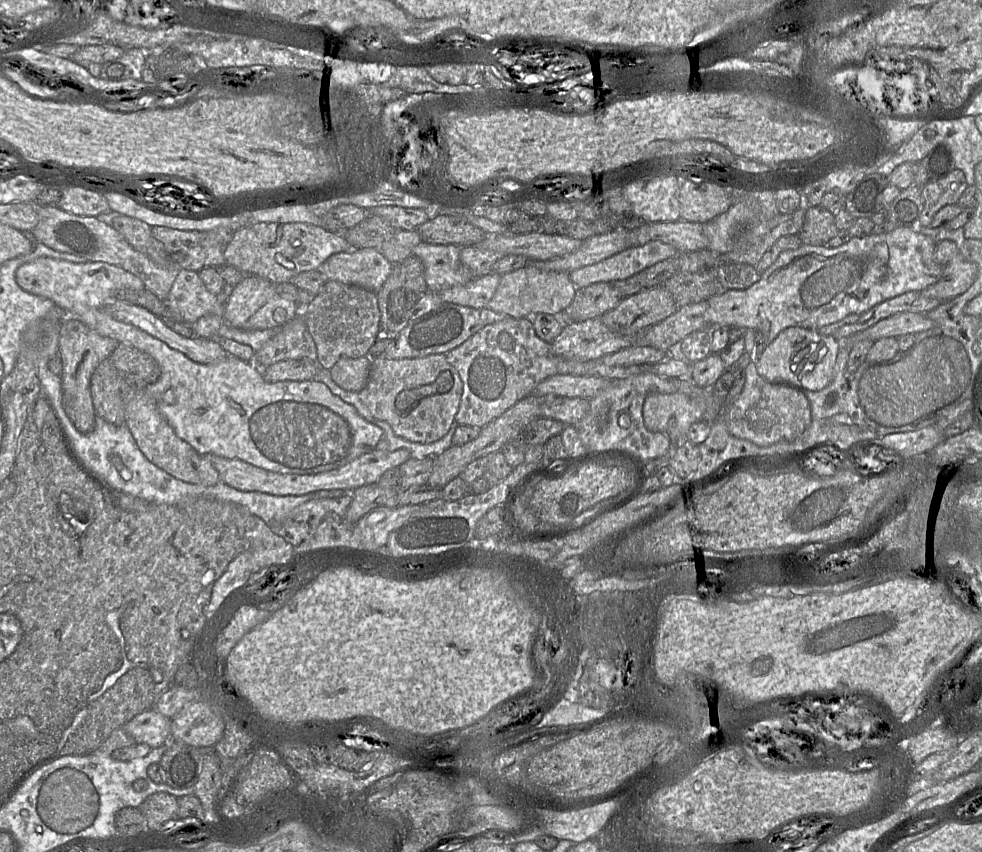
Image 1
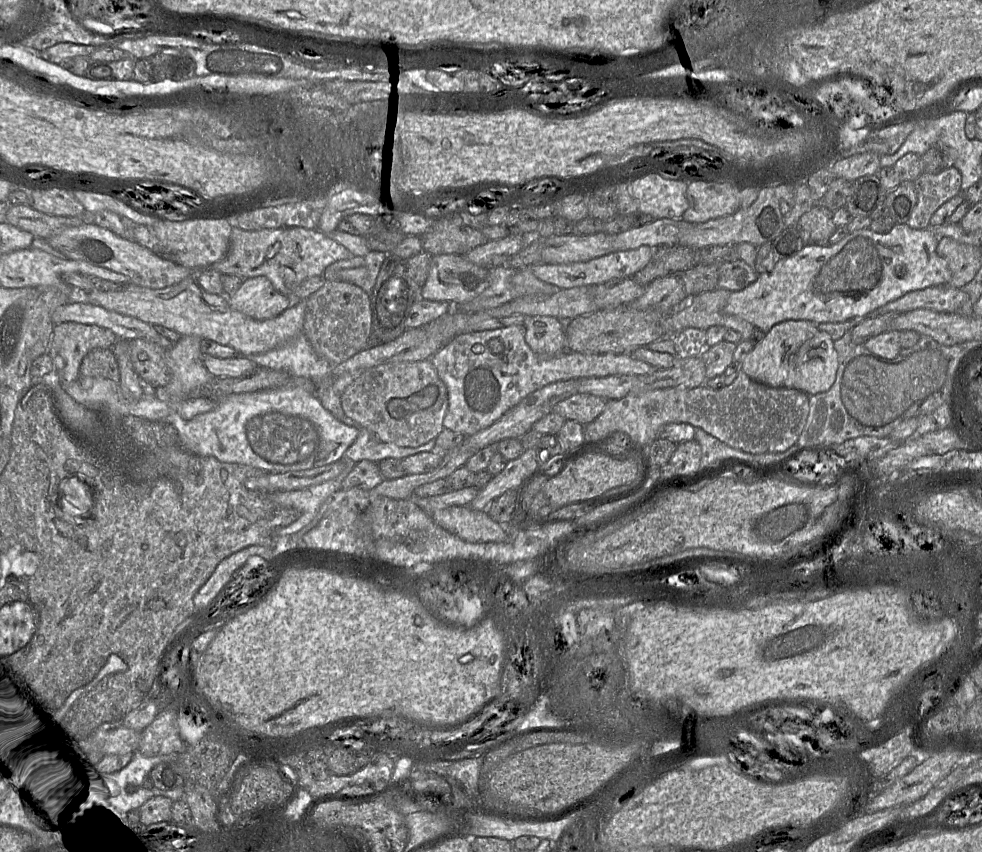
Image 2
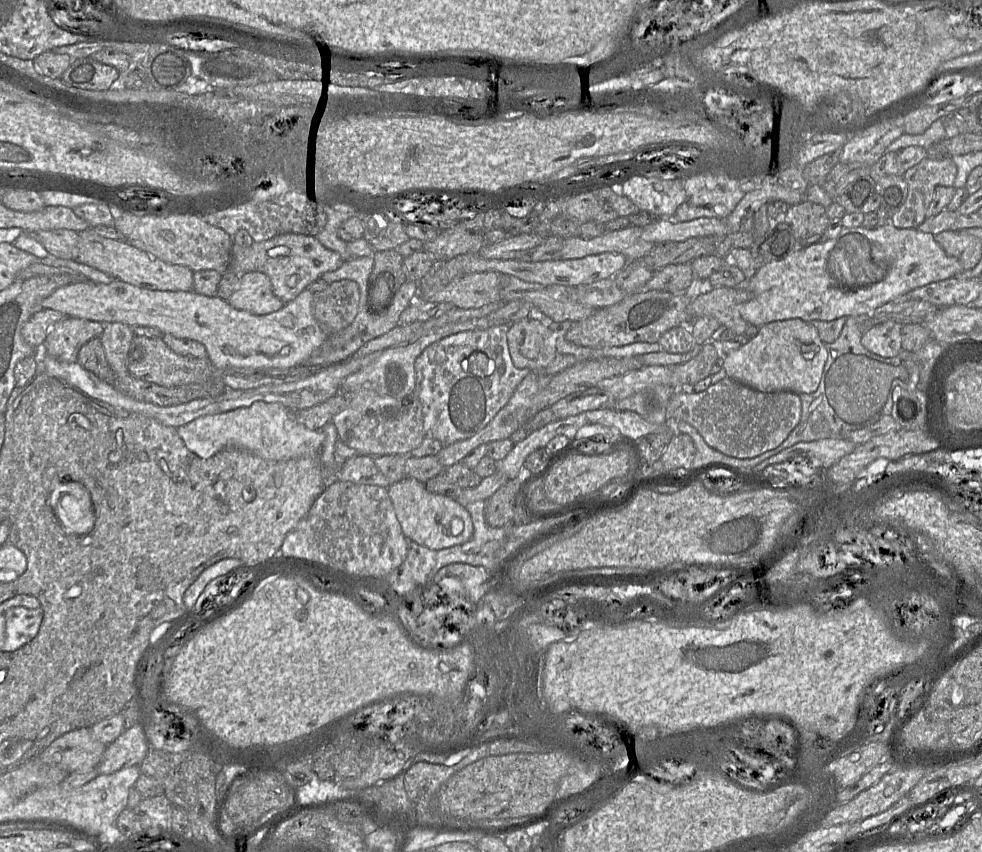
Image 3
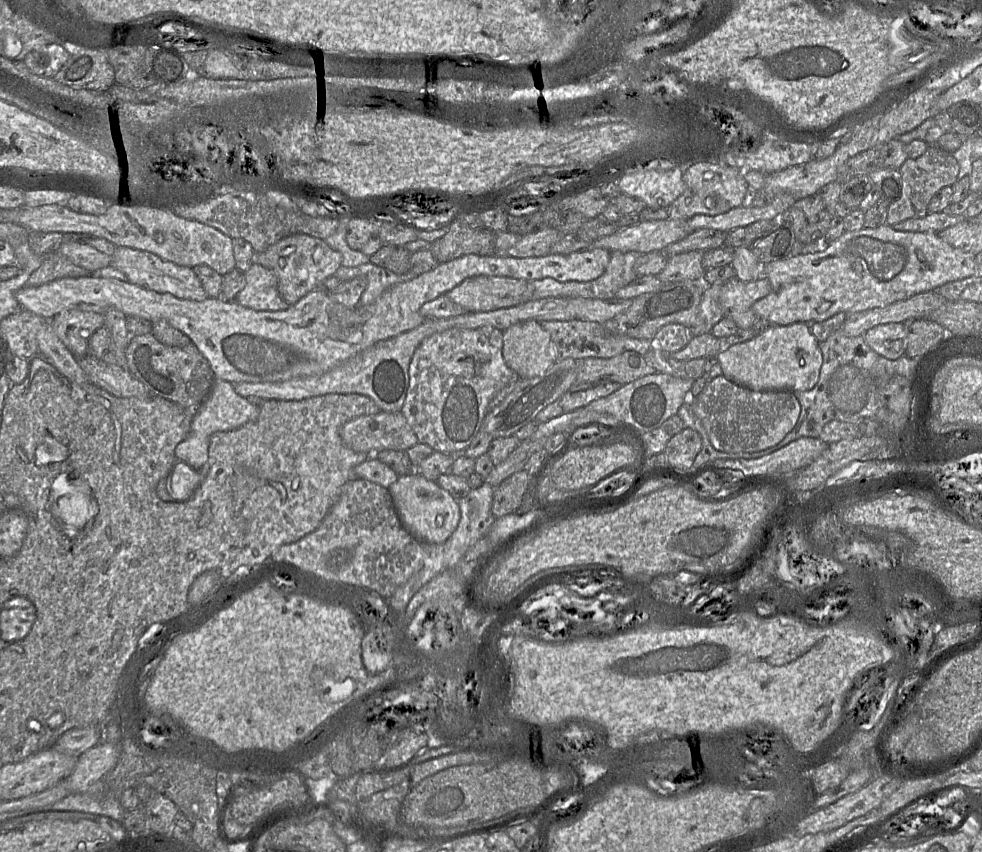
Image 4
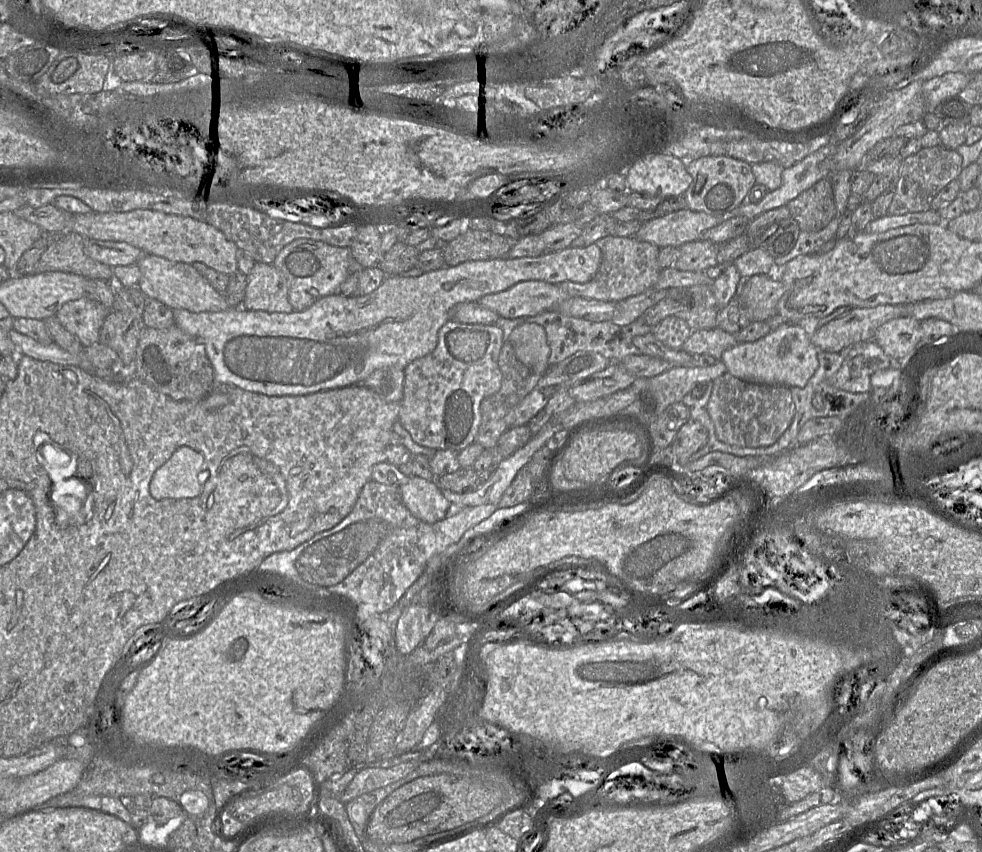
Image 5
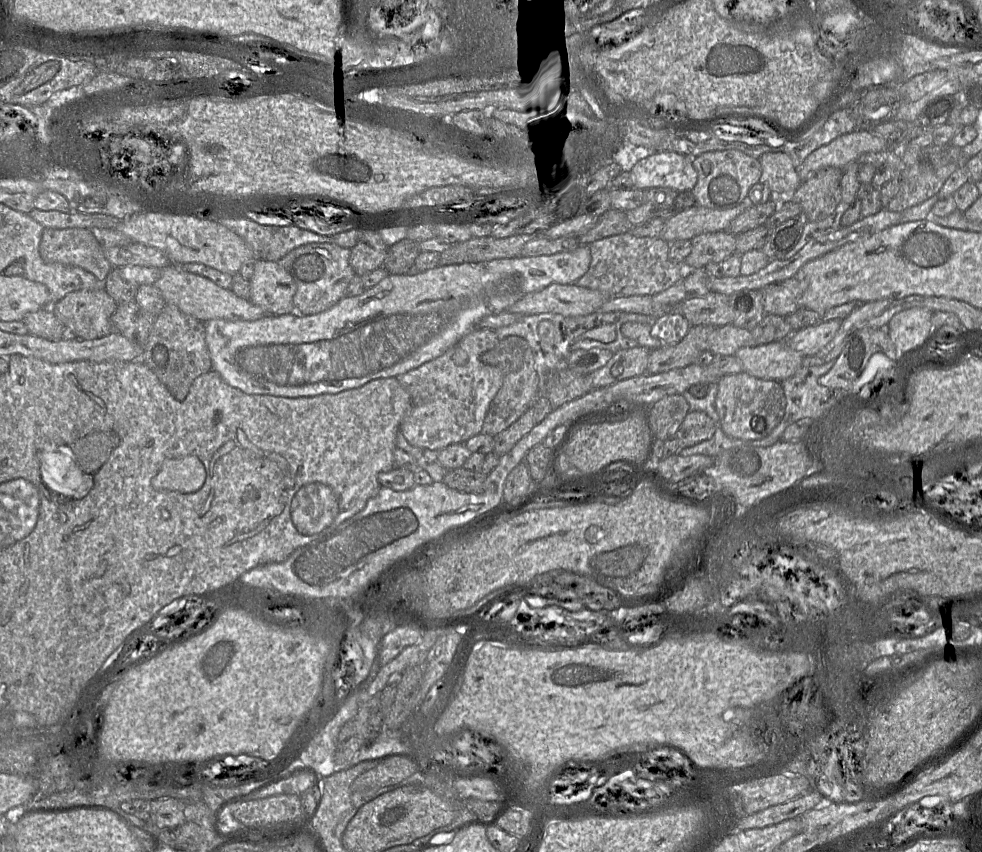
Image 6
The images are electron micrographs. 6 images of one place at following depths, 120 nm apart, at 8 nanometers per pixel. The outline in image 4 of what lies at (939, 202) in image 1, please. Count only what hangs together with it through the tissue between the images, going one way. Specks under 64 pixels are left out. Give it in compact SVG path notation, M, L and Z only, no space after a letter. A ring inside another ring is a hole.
M928 147L920 157L907 158L899 169L902 179L901 195L888 207L887 225L893 226L907 219L925 217L932 197L942 188L956 183L959 169L956 158L939 147Z

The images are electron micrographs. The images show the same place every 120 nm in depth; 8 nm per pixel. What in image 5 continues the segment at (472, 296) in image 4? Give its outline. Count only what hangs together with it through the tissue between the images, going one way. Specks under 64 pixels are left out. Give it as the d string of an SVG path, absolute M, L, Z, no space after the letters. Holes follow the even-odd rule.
M529 280L504 291L485 295L477 303L496 312L501 318L514 319L558 309L569 297L556 284Z

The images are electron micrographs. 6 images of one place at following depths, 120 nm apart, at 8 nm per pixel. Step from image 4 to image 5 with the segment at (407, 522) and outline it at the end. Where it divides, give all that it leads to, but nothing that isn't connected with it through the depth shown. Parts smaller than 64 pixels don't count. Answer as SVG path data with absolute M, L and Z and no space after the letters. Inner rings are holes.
M411 476L409 481L399 488L404 505L421 521L432 524L446 516L449 502L435 479L425 480Z

